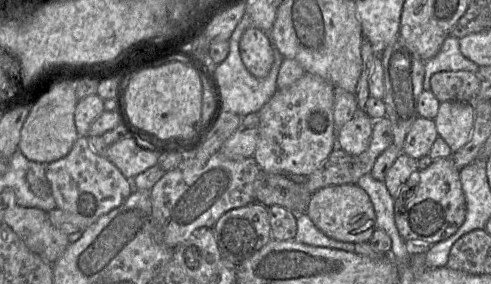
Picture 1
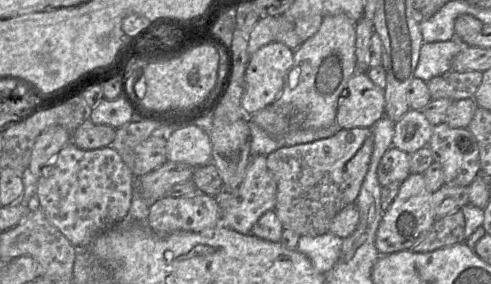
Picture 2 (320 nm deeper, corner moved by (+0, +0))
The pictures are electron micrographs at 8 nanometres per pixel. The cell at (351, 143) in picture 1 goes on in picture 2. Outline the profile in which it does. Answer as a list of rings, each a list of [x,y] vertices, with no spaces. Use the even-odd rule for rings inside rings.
[[[357,71],[348,80],[339,96],[336,123],[341,129],[371,128],[385,115],[385,89],[379,88],[368,77],[367,71]]]

